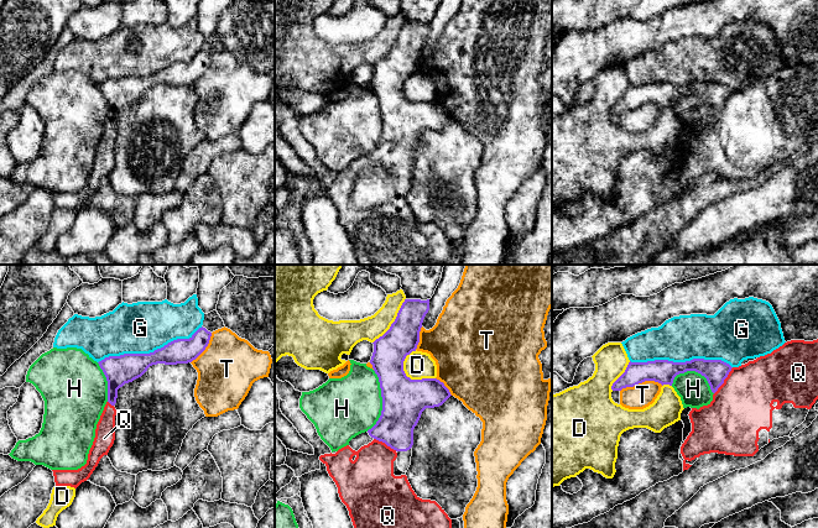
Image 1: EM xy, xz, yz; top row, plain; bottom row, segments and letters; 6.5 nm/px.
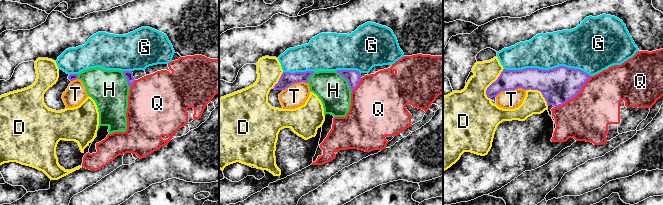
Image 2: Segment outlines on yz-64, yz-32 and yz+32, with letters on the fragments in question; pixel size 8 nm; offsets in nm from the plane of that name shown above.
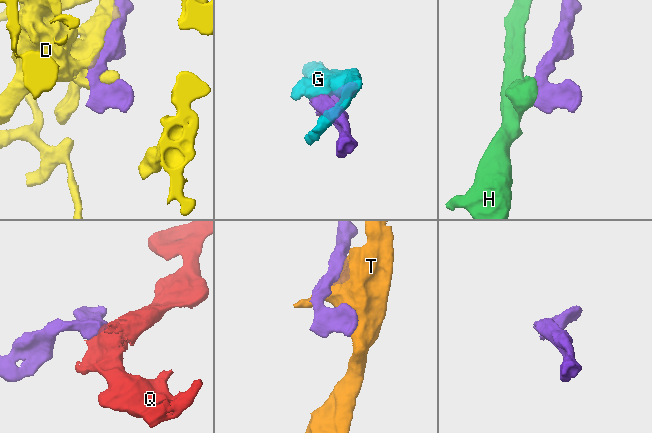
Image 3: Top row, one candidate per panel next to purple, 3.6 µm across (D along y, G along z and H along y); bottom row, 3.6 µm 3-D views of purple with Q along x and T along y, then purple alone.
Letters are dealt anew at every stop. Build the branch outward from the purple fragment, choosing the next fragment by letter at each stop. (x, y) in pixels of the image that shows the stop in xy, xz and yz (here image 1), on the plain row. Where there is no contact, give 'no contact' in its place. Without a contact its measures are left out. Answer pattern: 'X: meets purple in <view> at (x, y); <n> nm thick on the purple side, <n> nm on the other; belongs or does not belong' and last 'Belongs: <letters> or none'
D: meets purple in xz at (410, 102); 280 nm thick on the purple side, 180 nm on the other; does not belong
G: meets purple in xy at (150, 76); 190 nm thick on the purple side, 340 nm on the other; does not belong
H: meets purple in xz at (383, 124); 280 nm thick on the purple side, 380 nm on the other; does not belong
Q: meets purple in yz at (723, 104); 160 nm thick on the purple side, 380 nm on the other; belongs
T: meets purple in yz at (641, 105); 160 nm thick on the purple side, 160 nm on the other; does not belong
Belongs: Q

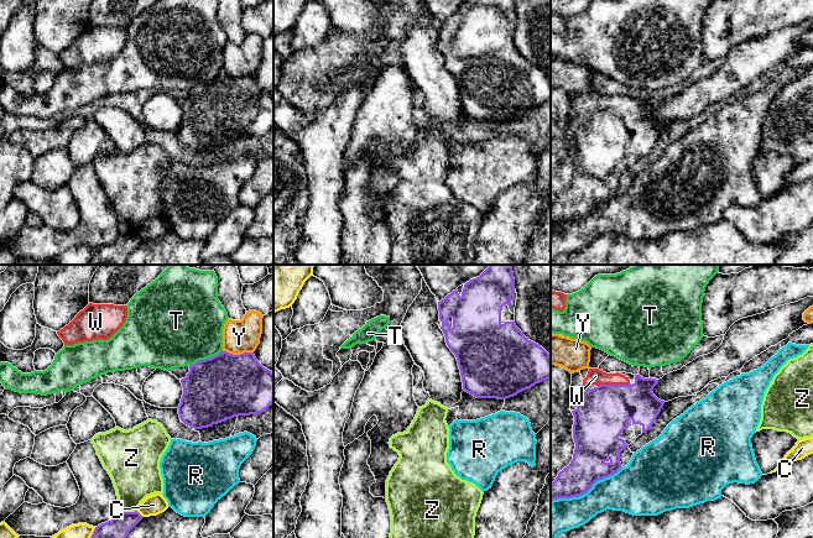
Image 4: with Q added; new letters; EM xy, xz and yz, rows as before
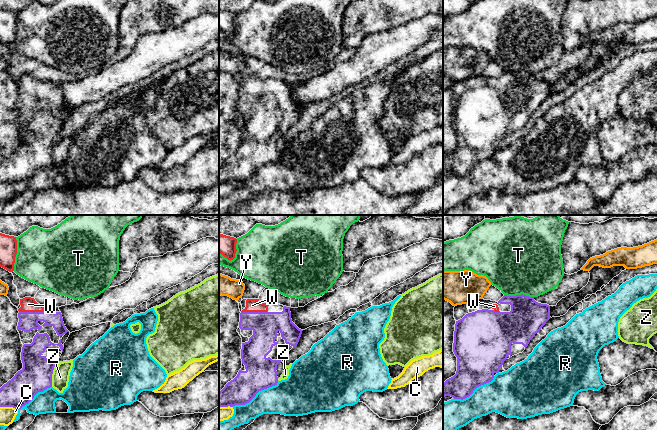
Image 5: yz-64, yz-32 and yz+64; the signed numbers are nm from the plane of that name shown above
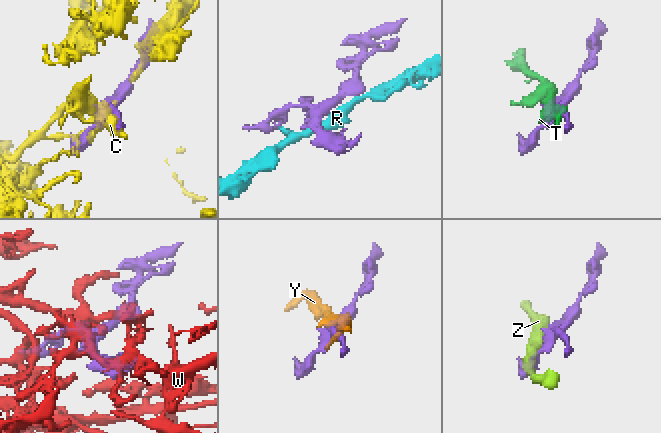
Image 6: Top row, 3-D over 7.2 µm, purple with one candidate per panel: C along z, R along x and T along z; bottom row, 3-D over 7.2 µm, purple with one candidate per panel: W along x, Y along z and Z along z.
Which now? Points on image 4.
C: meets purple in xy at (139, 236); 220 nm thick on the purple side, 140 nm on the other; does not belong
R: meets purple in yz at (585, 215); 220 nm thick on the purple side, 260 nm on the other; does not belong
T: meets purple in xy at (206, 82); 420 nm thick on the purple side, 480 nm on the other; does not belong
W: meets purple in yz at (613, 108); 320 nm thick on the purple side, 110 nm on the other; belongs
Y: meets purple in xy at (238, 78); 420 nm thick on the purple side, 220 nm on the other; does not belong
Z: meets purple in xy at (128, 235); 220 nm thick on the purple side, 300 nm on the other; does not belong
Belongs: W

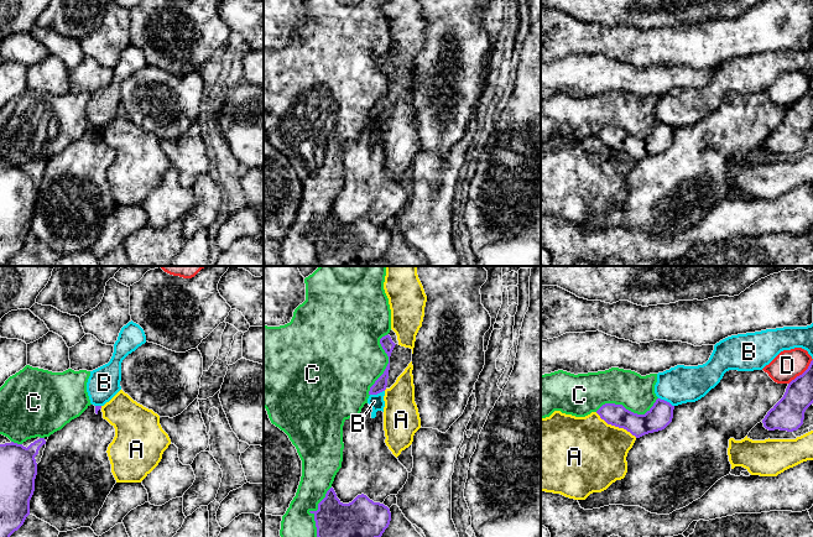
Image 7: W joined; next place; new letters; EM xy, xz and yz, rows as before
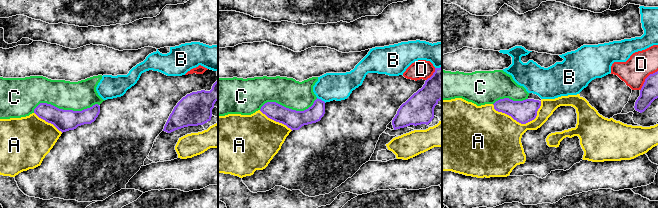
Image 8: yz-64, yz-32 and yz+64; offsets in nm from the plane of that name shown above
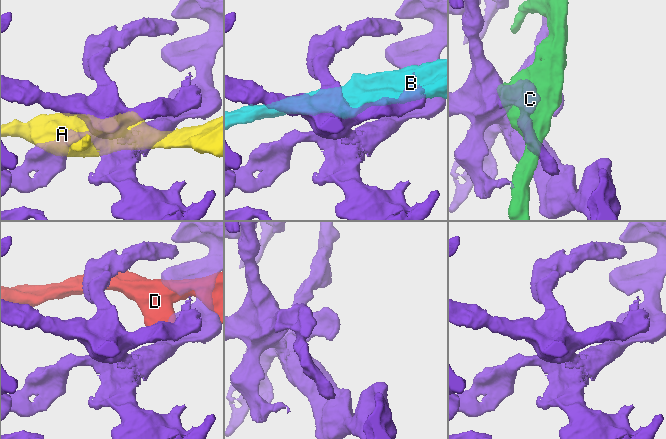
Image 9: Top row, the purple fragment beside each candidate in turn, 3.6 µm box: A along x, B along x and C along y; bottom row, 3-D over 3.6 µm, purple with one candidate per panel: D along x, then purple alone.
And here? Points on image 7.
A: meets purple in yz at (616, 149); 140 nm thick on the purple side, 460 nm on the other; does not belong
B: meets purple in yz at (666, 124); 160 nm thick on the purple side, 240 nm on the other; does not belong
C: meets purple in yz at (628, 133); 160 nm thick on the purple side, 240 nm on the other; does not belong
D: meets purple in yz at (803, 95); 190 nm thick on the purple side, 190 nm on the other; does not belong
Belongs: none

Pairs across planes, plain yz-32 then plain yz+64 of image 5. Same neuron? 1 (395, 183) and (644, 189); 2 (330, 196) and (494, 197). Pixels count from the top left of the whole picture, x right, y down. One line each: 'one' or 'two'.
1: two
2: one

